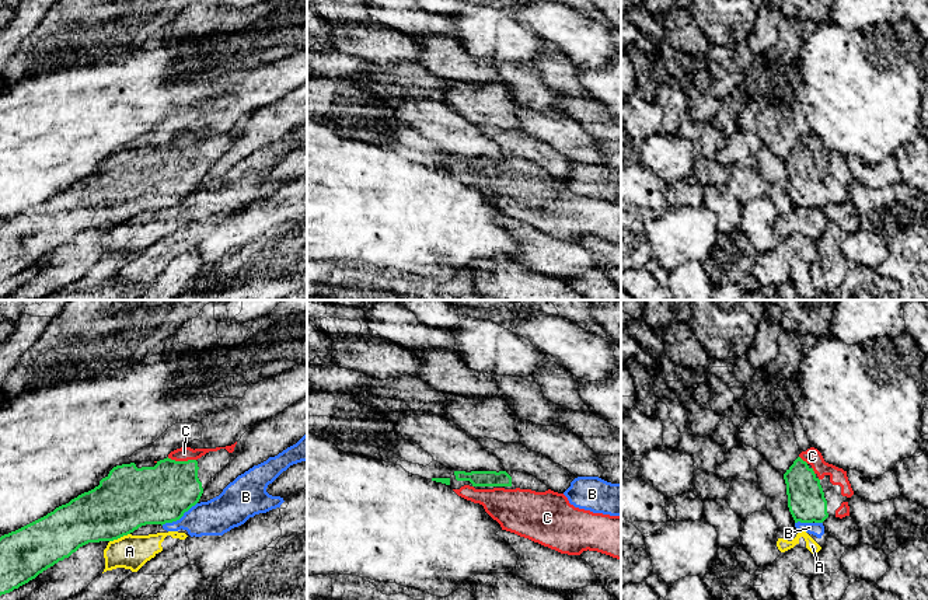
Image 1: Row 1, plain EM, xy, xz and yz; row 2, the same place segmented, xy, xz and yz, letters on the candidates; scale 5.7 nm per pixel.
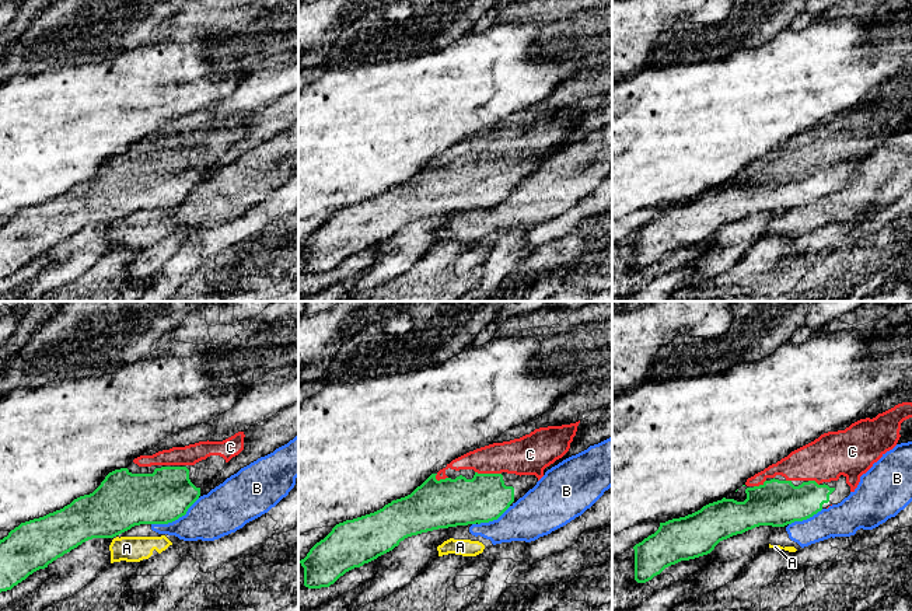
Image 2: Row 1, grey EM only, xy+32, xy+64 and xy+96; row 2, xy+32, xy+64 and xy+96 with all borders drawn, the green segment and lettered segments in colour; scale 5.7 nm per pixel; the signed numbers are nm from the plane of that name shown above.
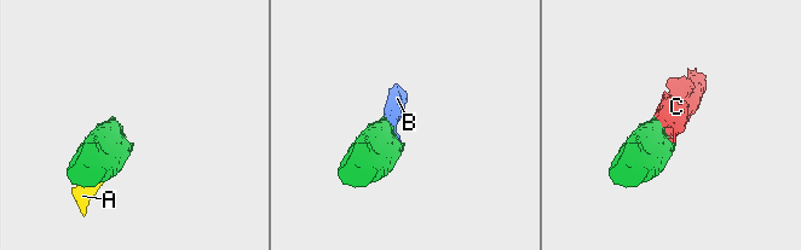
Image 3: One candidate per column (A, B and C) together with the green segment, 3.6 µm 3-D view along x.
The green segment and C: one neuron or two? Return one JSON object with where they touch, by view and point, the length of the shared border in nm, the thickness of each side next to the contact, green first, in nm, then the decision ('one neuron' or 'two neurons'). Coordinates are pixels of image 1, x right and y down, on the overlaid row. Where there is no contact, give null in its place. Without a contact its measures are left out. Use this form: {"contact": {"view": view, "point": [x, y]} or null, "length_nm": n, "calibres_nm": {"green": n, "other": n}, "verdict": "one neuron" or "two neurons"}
{"contact": {"view": "xy", "point": [181, 461]}, "length_nm": 170, "calibres_nm": {"green": 340, "other": 80}, "verdict": "one neuron"}

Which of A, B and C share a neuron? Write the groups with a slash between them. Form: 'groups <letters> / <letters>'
groups A B / C

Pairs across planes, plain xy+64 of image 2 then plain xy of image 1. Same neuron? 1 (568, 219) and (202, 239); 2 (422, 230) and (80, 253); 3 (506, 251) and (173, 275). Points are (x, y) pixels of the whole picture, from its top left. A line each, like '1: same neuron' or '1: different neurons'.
1: same neuron
2: same neuron
3: same neuron

